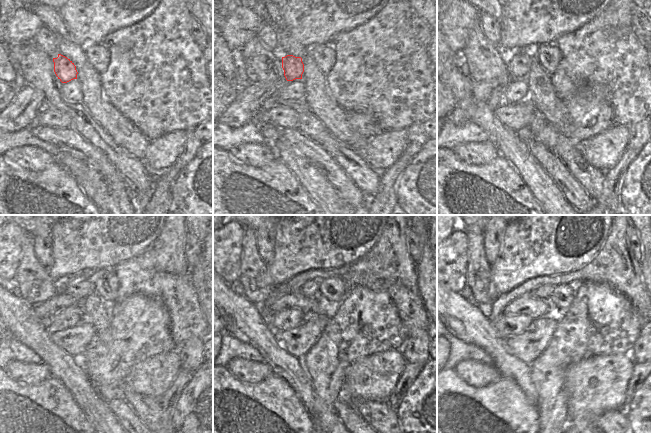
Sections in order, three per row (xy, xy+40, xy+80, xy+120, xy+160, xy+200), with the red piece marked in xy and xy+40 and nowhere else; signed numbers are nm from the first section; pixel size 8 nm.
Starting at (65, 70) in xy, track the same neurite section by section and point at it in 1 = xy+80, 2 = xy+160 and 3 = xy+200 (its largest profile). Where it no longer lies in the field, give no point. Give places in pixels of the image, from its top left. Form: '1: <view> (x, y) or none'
1: xy+80 (518, 67)
2: xy+160 (310, 288)
3: xy+200 (544, 291)

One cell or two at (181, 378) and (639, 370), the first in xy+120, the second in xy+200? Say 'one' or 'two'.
one

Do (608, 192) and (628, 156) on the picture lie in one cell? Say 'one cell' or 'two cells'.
one cell

